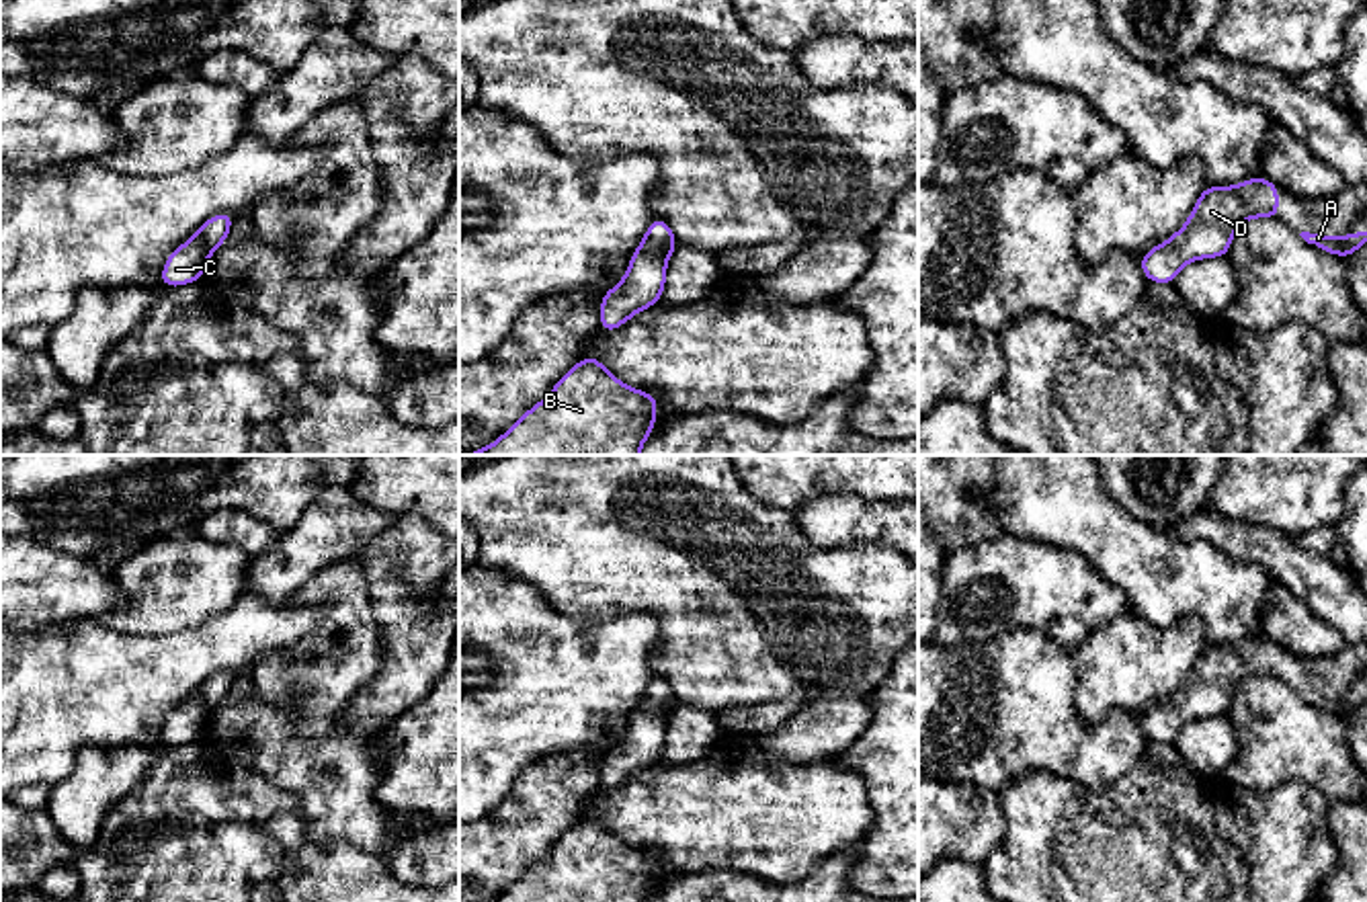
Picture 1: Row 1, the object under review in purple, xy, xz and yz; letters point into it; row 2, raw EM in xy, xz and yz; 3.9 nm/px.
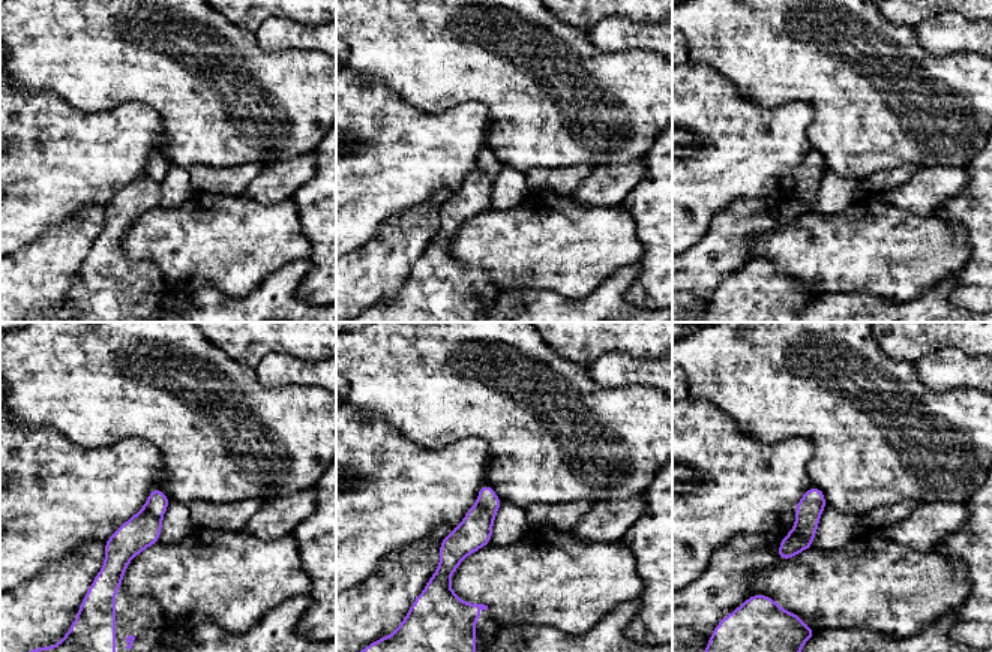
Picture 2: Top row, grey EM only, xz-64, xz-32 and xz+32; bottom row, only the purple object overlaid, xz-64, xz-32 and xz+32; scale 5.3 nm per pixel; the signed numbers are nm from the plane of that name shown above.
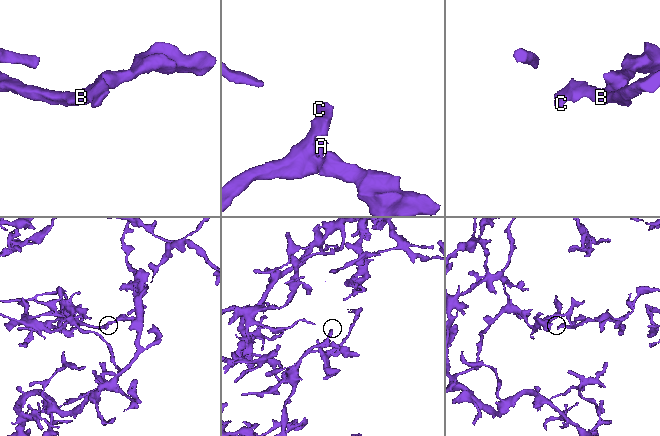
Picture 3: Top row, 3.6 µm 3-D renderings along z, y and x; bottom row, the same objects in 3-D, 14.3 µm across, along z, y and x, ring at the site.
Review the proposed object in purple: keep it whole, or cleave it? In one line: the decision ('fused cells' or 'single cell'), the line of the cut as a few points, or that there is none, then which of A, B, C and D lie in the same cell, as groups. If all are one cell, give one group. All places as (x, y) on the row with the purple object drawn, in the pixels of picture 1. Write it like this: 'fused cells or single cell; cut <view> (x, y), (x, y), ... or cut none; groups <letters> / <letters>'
single cell; cut none; groups A B C D

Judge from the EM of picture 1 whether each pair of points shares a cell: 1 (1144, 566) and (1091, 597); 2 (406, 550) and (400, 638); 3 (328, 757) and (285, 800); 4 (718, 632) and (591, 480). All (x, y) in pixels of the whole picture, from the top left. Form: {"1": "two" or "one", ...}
{"1": "two", "2": "one", "3": "two", "4": "one"}

